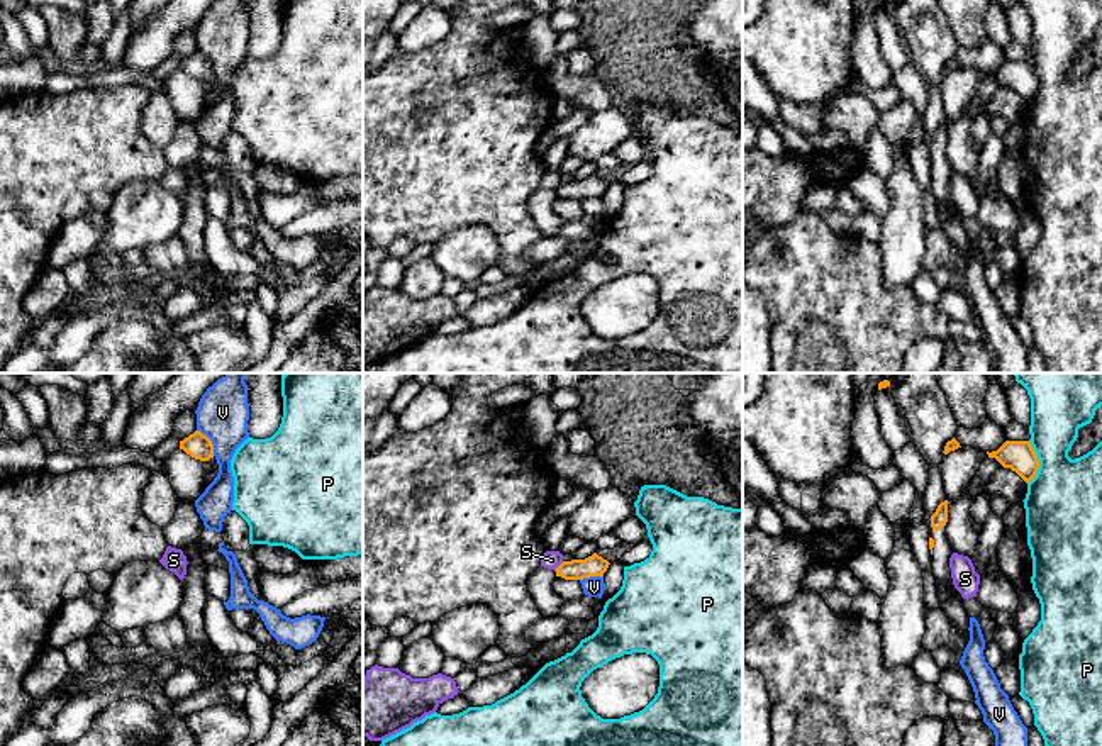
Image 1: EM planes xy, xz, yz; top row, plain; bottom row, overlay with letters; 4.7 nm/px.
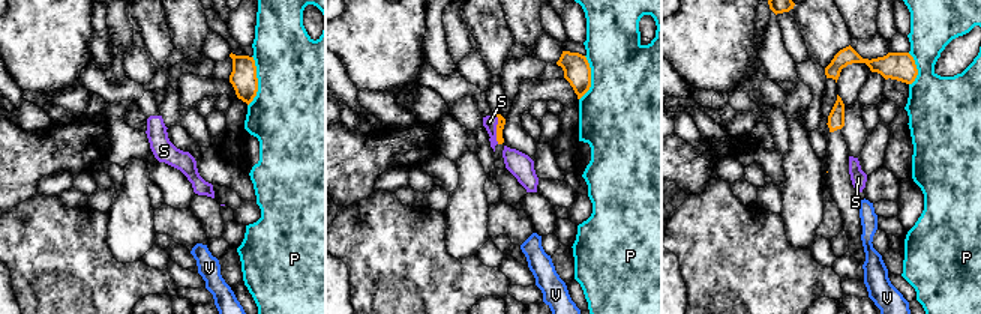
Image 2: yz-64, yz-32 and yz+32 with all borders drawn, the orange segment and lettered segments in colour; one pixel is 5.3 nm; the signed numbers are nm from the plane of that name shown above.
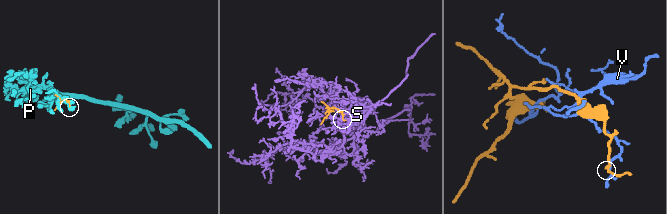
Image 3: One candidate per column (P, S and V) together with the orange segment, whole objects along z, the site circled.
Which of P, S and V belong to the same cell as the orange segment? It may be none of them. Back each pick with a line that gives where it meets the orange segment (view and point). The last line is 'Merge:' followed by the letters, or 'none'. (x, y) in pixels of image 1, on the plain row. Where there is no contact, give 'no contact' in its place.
Merge: none

